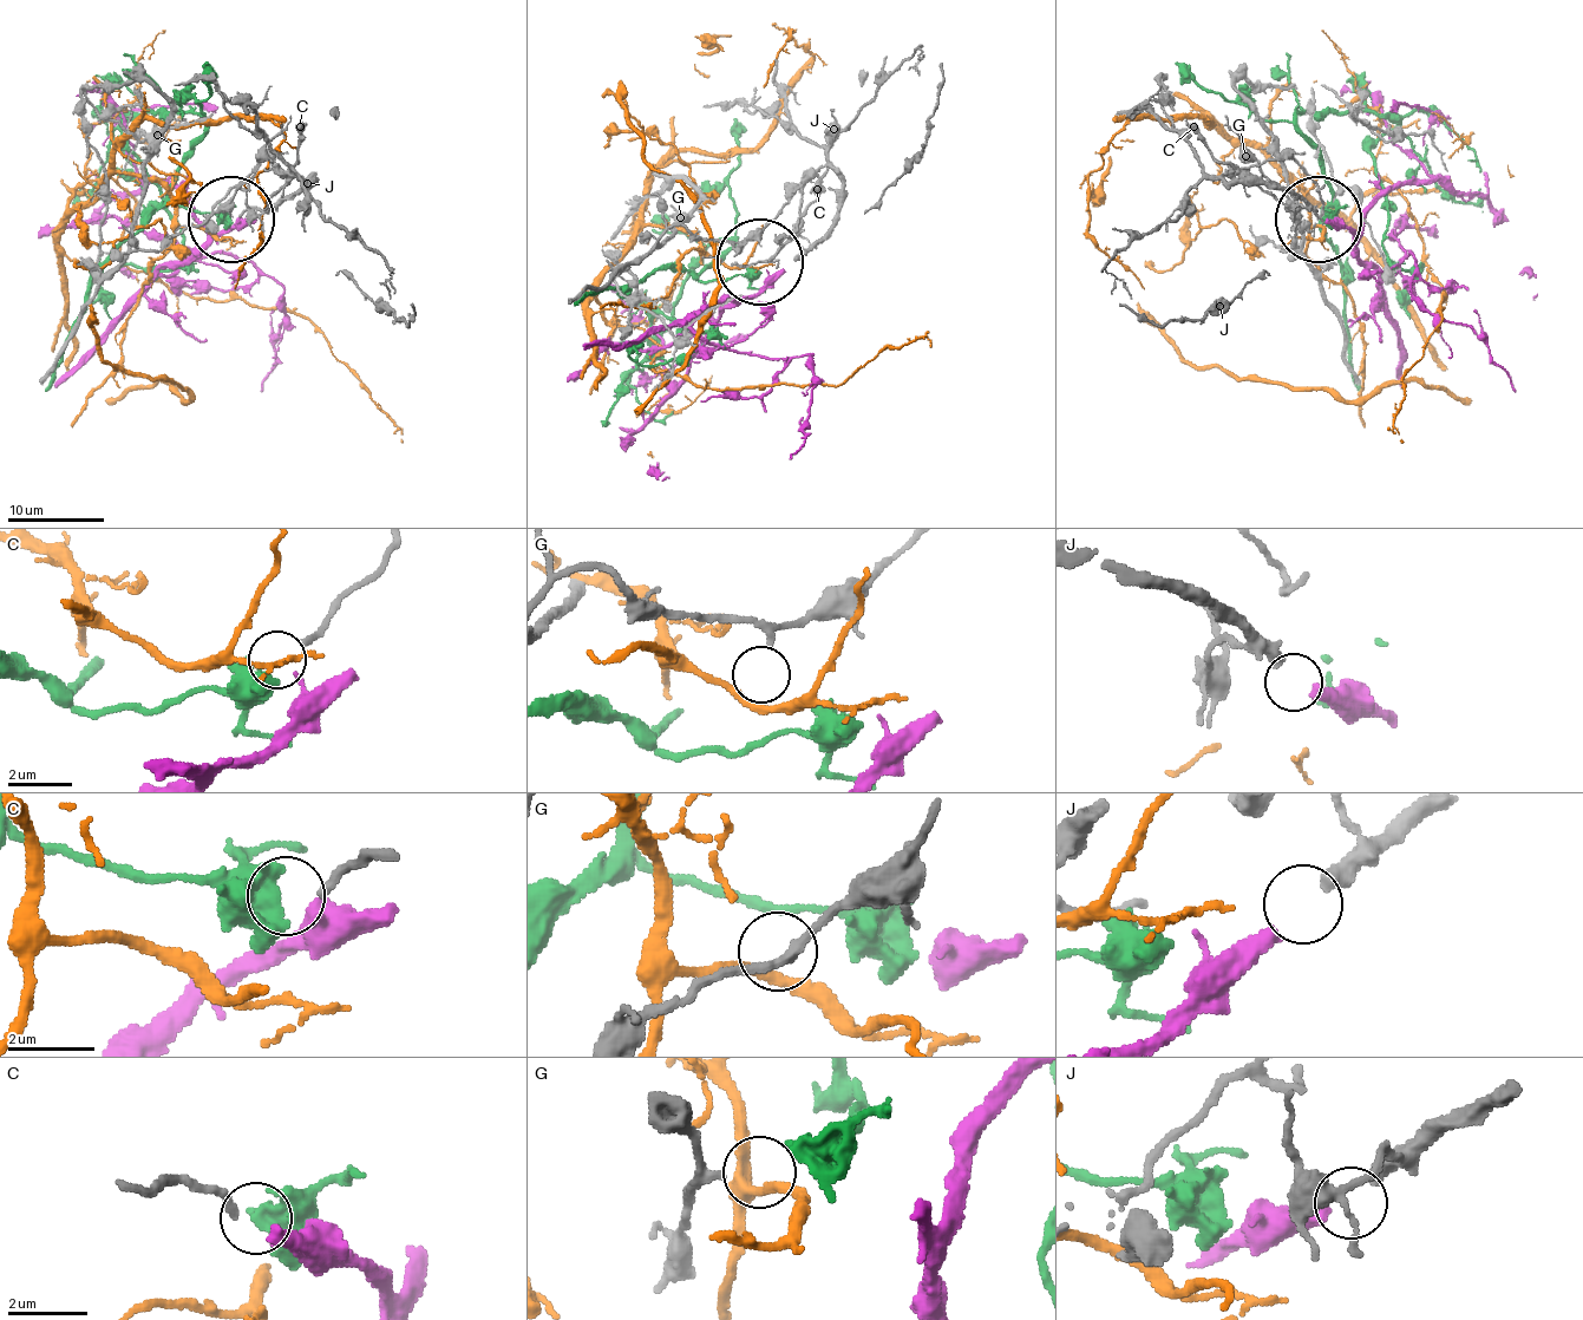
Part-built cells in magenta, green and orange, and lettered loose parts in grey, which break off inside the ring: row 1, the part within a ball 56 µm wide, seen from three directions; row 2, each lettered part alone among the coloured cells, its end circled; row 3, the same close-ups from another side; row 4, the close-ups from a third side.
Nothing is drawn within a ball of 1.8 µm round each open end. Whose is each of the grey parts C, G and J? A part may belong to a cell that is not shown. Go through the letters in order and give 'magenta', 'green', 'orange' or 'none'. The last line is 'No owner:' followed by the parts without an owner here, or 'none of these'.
C: green
G: none
J: magenta
No owner: G

